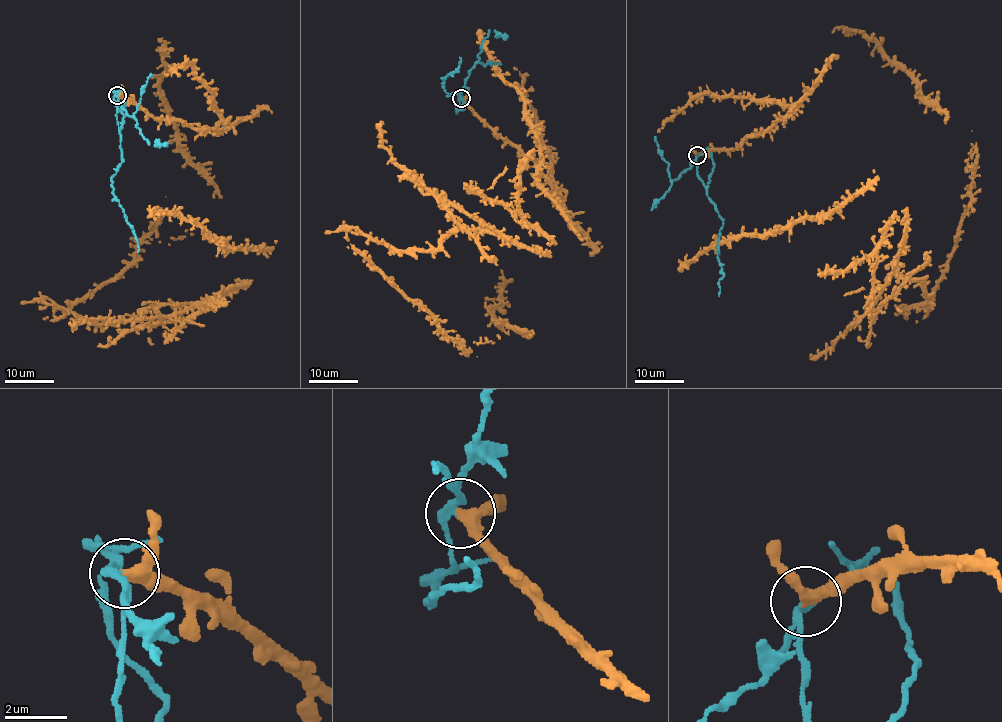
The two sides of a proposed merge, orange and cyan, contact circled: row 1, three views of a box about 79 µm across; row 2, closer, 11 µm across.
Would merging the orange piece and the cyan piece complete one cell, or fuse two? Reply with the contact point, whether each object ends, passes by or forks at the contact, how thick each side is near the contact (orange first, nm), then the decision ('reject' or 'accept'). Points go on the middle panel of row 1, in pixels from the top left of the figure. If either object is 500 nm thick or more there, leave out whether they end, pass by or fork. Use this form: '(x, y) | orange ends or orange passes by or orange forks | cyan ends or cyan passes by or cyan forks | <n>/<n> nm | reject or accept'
(461, 98) | orange passes by | cyan passes by | 320/240 nm | reject

